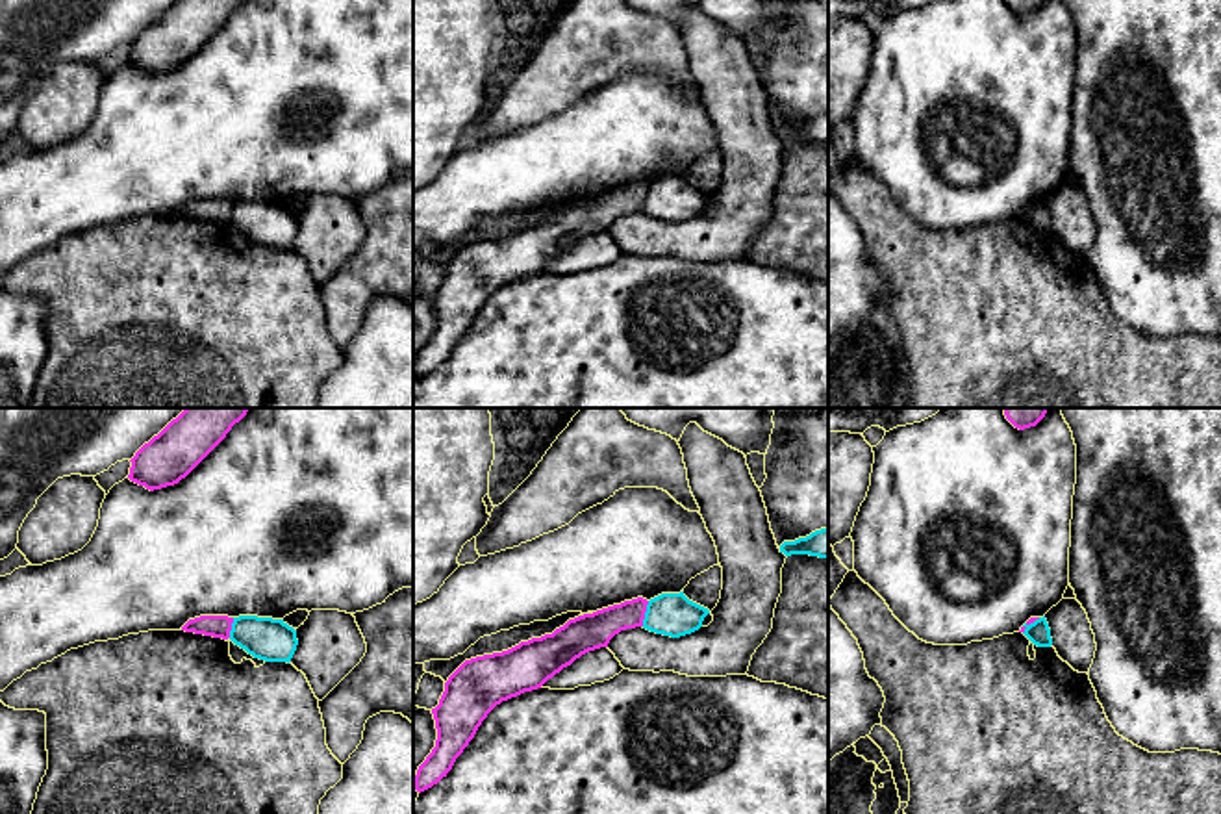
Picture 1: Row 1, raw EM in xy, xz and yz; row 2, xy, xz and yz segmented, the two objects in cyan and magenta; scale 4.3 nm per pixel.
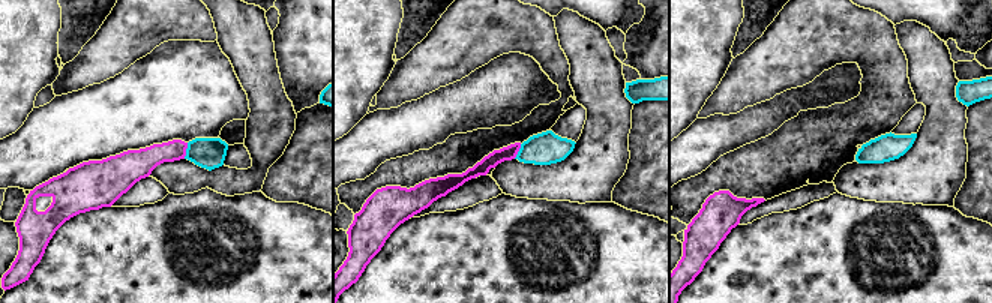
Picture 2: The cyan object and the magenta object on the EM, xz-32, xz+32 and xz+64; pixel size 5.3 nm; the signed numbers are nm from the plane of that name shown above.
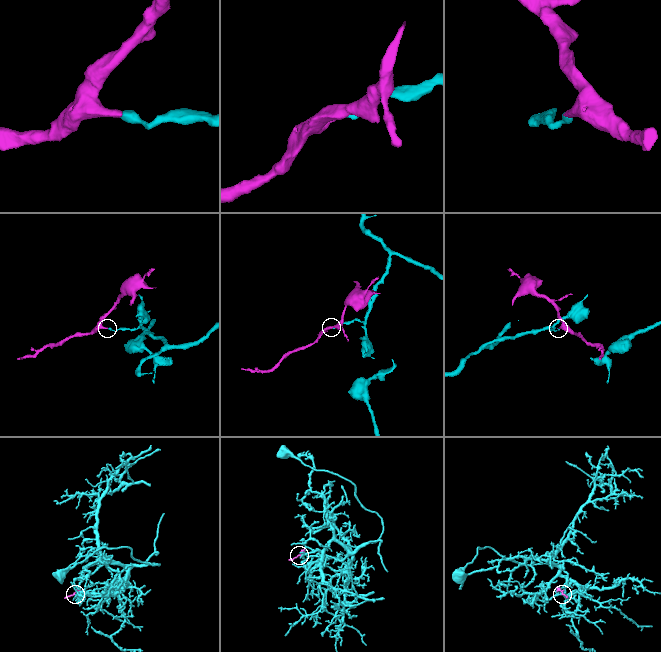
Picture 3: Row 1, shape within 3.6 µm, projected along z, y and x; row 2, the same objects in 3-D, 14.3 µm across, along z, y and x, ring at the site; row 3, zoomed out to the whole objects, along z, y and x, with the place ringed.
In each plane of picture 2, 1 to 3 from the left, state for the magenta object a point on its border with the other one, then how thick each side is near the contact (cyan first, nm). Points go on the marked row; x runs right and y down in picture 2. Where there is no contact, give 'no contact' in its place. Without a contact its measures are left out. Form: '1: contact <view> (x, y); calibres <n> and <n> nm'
1: contact xz-32 (186, 150); calibres 170 and 150 nm
2: contact xz+32 (518, 152); calibres 180 and 80 nm
3: no contact

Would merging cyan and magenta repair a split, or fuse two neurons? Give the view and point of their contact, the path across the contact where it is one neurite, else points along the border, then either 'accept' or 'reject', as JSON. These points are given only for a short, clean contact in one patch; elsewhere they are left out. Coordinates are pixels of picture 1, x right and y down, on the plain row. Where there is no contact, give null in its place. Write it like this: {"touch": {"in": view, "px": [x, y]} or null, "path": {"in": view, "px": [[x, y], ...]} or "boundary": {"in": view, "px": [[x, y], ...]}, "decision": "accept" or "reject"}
{"touch": {"in": "xz", "px": [645, 199]}, "boundary": {"in": "xz", "px": [[649, 186], [641, 210]]}, "decision": "reject"}

